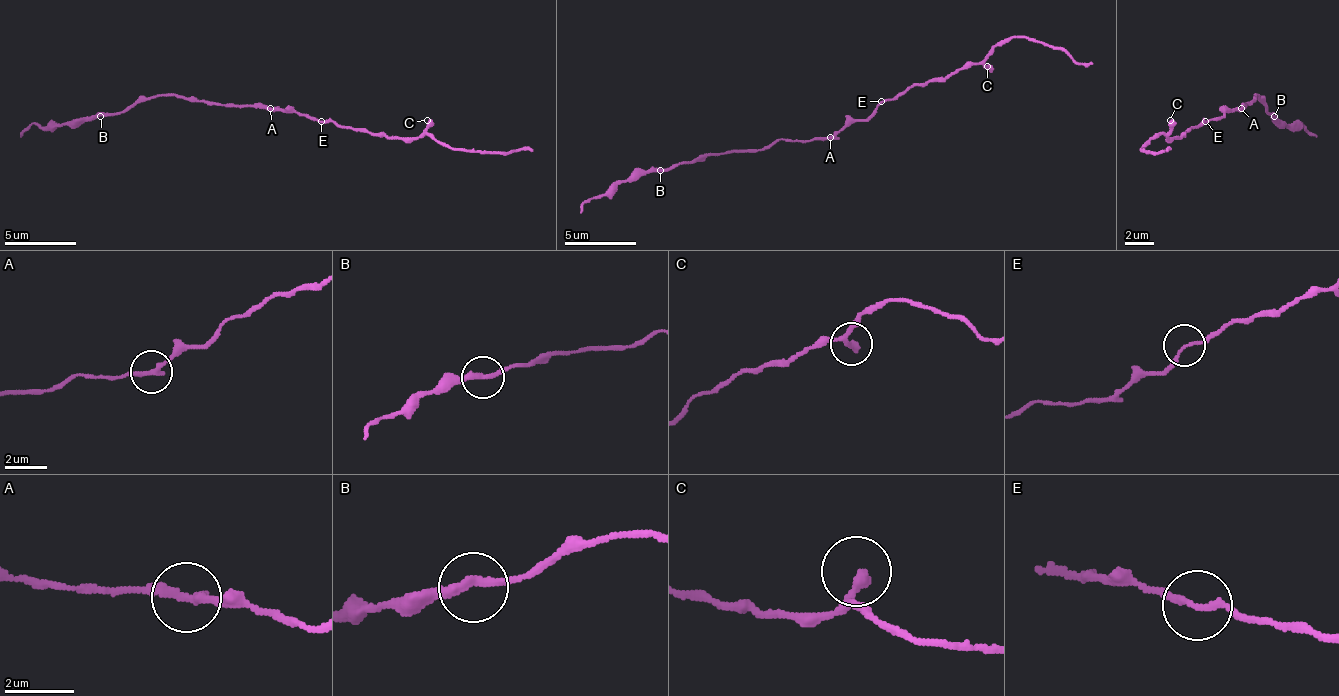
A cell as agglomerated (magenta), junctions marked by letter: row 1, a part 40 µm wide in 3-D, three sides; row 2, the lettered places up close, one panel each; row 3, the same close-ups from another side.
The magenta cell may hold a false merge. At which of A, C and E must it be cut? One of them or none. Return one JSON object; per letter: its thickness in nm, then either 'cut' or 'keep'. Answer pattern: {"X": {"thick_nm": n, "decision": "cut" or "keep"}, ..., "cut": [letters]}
{"A": {"thick_nm": 240, "decision": "keep"}, "C": {"thick_nm": 240, "decision": "keep"}, "E": {"thick_nm": 150, "decision": "keep"}, "cut": []}

